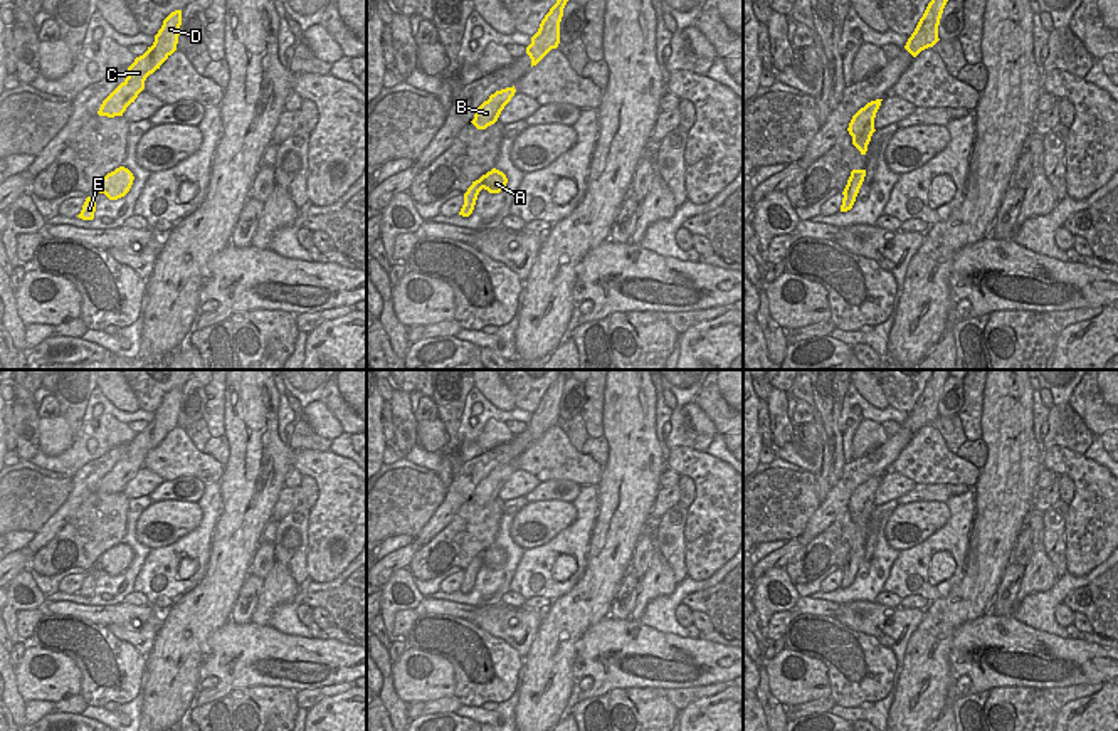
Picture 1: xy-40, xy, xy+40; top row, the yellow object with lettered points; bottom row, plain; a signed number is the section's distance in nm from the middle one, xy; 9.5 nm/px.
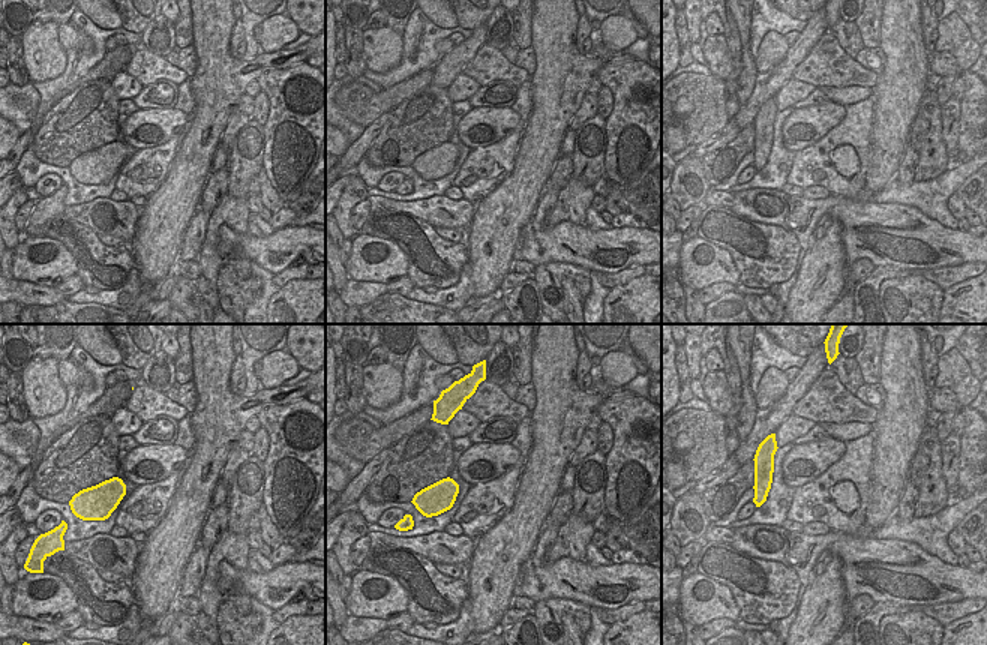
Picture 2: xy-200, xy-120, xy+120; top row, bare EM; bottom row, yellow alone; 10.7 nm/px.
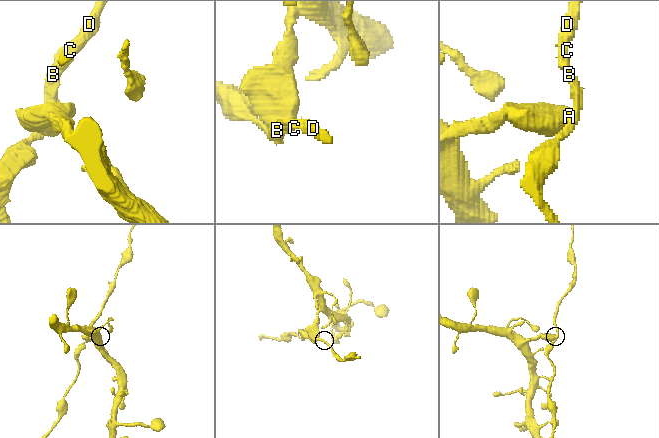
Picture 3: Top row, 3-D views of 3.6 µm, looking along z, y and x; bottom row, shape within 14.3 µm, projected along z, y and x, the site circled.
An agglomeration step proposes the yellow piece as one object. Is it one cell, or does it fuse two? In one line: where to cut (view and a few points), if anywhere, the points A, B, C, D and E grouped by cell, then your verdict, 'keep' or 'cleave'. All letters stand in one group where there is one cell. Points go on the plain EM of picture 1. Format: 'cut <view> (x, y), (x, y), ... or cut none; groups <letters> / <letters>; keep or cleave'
cut xy (479, 555), (483, 563); groups A / B C D E; cleave

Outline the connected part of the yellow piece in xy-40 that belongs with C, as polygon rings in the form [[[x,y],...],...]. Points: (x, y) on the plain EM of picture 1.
[[[182,387],[171,388],[165,397],[155,418],[148,427],[136,434],[128,444],[128,454],[103,477],[99,492],[123,492],[126,484],[134,479],[145,465],[145,457],[177,427],[182,402]]]

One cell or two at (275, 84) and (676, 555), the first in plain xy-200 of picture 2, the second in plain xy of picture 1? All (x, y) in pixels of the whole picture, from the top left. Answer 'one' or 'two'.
two

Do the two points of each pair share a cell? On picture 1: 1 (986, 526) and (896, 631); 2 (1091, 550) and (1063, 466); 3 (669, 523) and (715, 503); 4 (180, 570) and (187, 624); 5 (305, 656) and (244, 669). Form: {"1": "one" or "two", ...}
{"1": "two", "2": "one", "3": "two", "4": "two", "5": "one"}

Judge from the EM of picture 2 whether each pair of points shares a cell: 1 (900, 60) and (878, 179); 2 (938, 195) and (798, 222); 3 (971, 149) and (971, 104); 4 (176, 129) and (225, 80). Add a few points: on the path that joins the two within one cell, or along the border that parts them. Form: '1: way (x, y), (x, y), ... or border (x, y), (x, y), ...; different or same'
1: way (899, 90), (891, 119), (888, 149); same
2: border (861, 200), (885, 204), (911, 204), (929, 216); different
3: way (971, 138), (971, 114); same
4: border (191, 117), (185, 129); different

